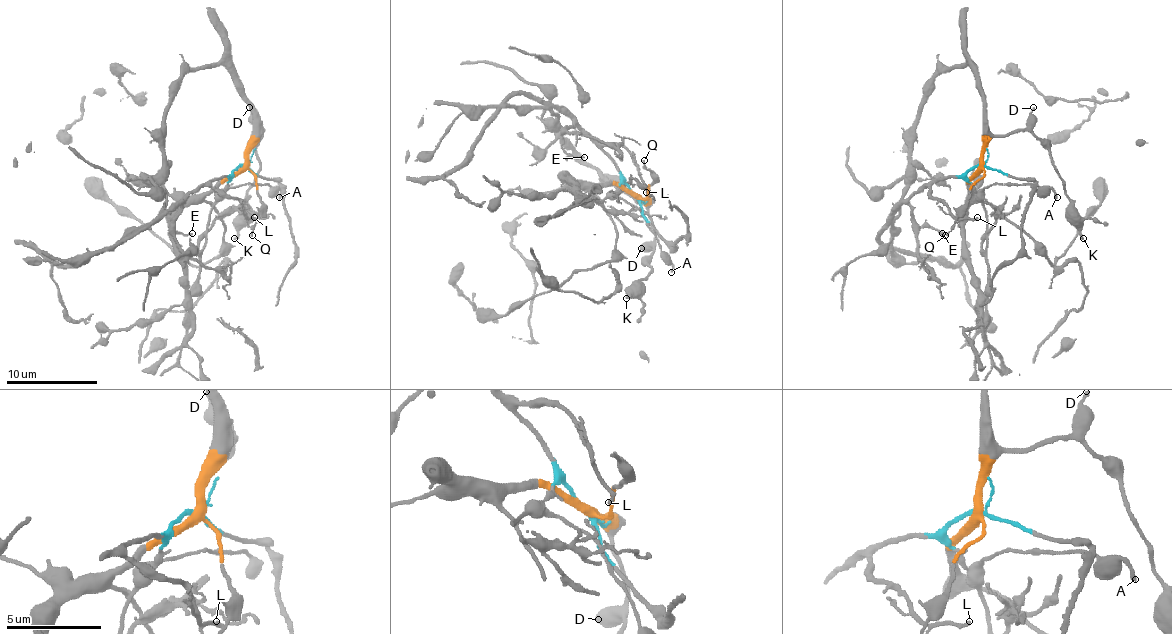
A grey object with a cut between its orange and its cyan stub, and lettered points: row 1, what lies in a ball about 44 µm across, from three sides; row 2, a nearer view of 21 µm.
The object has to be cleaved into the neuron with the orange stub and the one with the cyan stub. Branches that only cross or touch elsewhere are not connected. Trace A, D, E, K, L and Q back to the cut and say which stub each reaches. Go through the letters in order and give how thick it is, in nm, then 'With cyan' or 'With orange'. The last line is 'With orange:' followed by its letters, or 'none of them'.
A: Thickness 220 nm. With cyan
D: Thickness 170 nm. With orange
E: Thickness 150 nm. With cyan
K: Thickness 180 nm. With orange
L: Thickness 180 nm. With cyan
Q: Thickness 130 nm. With orange
With orange: D, K, Q

